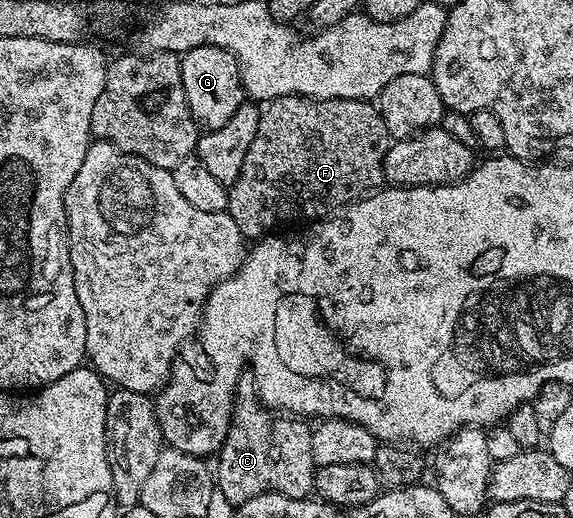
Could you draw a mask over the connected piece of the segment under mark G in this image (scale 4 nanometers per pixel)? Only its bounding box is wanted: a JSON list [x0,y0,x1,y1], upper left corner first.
[180,45,244,131]

